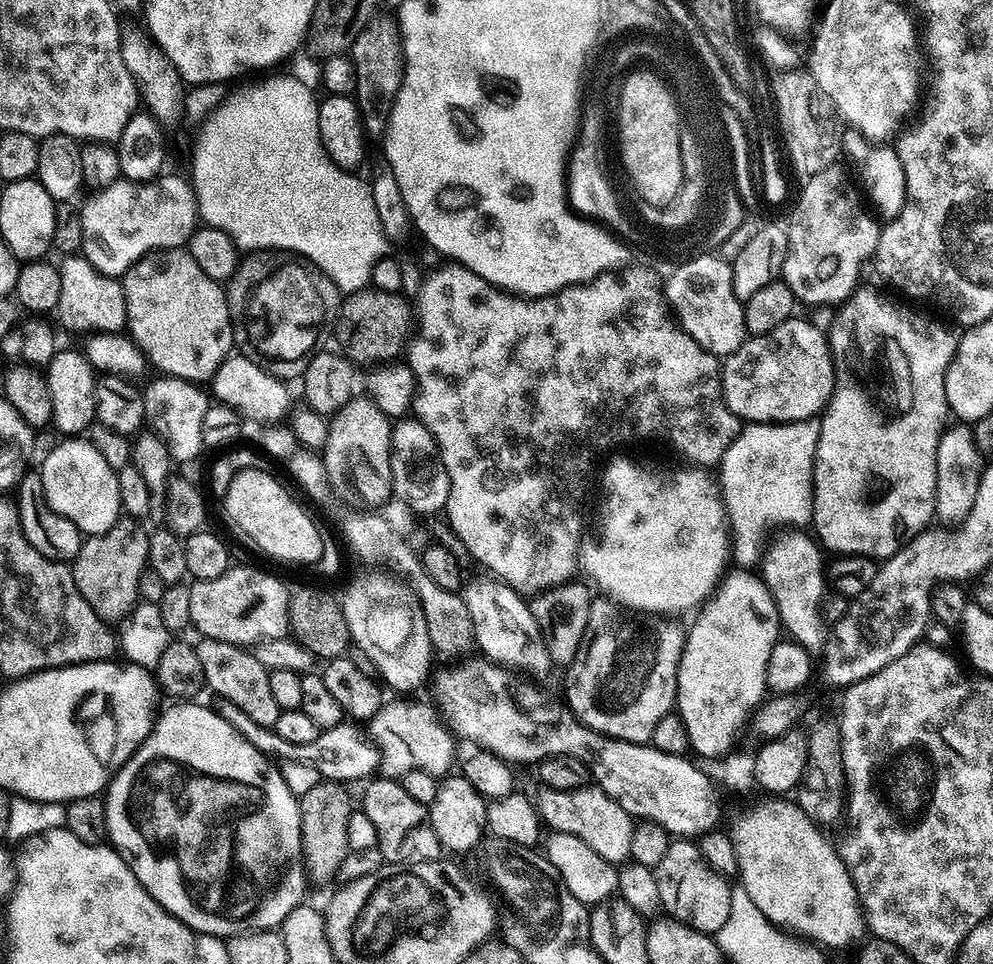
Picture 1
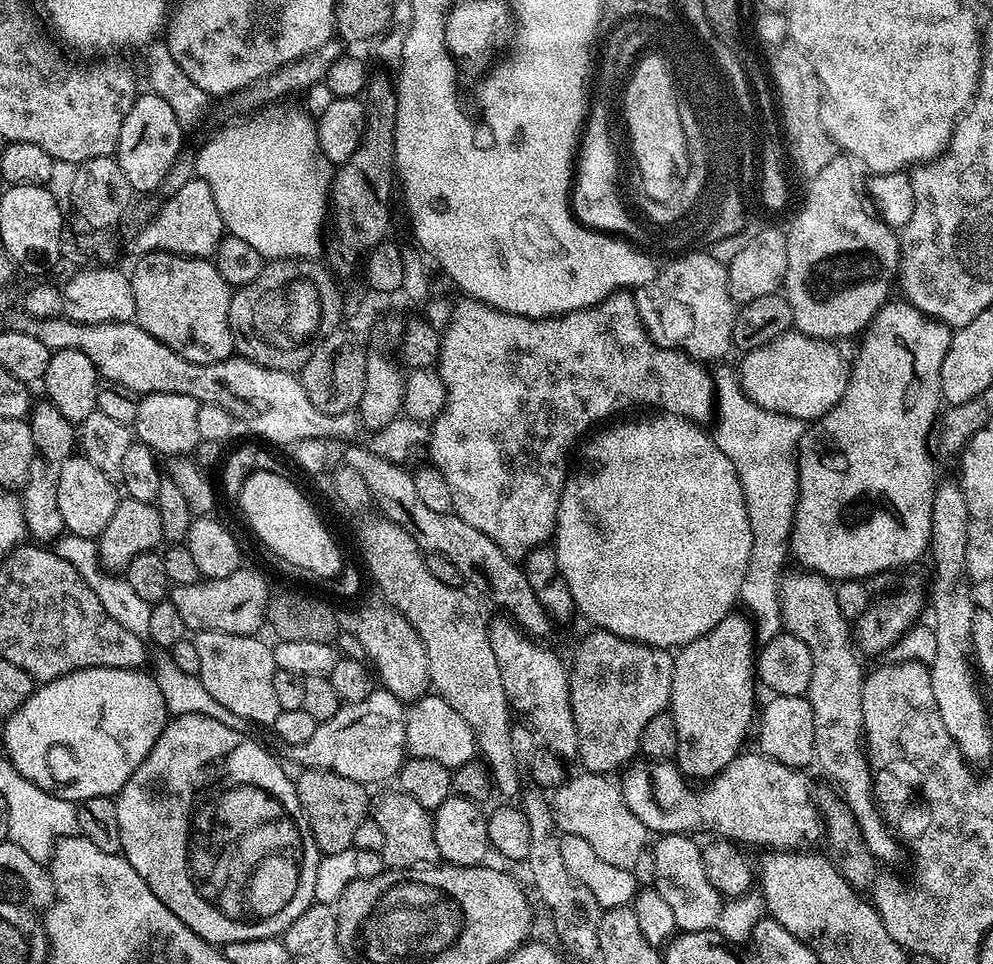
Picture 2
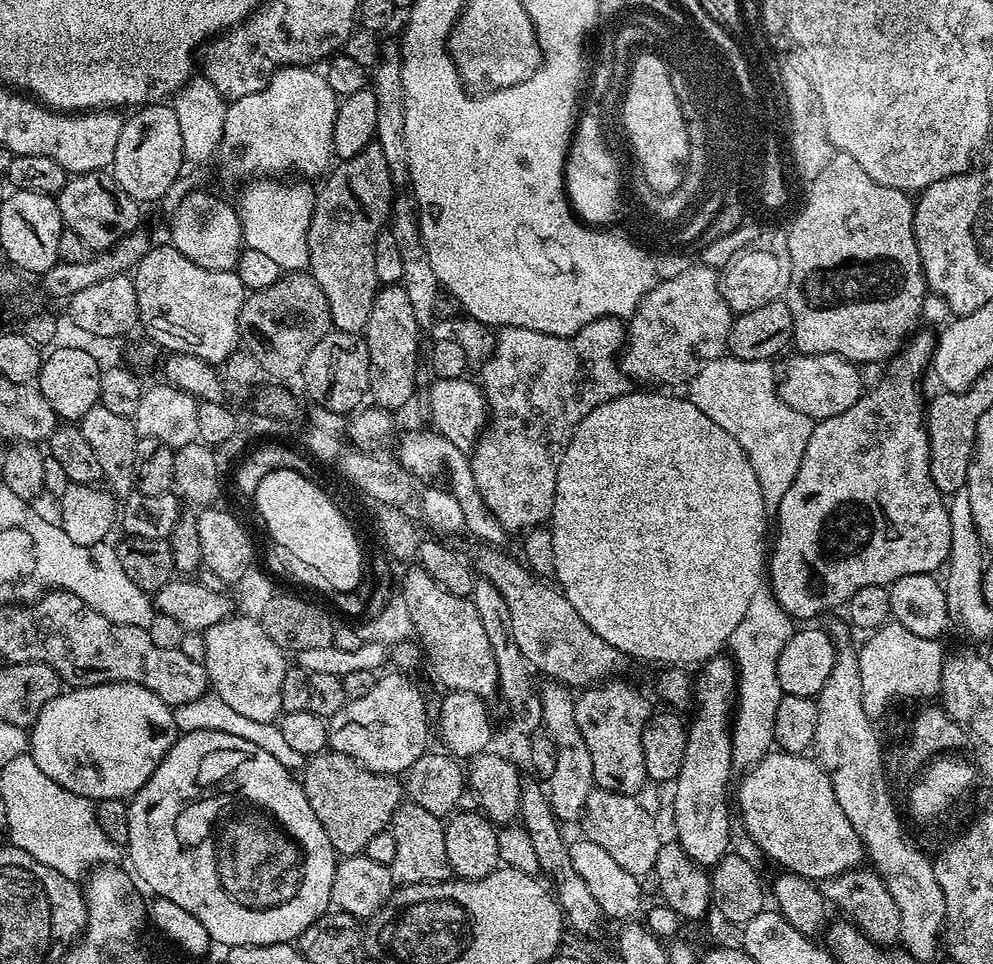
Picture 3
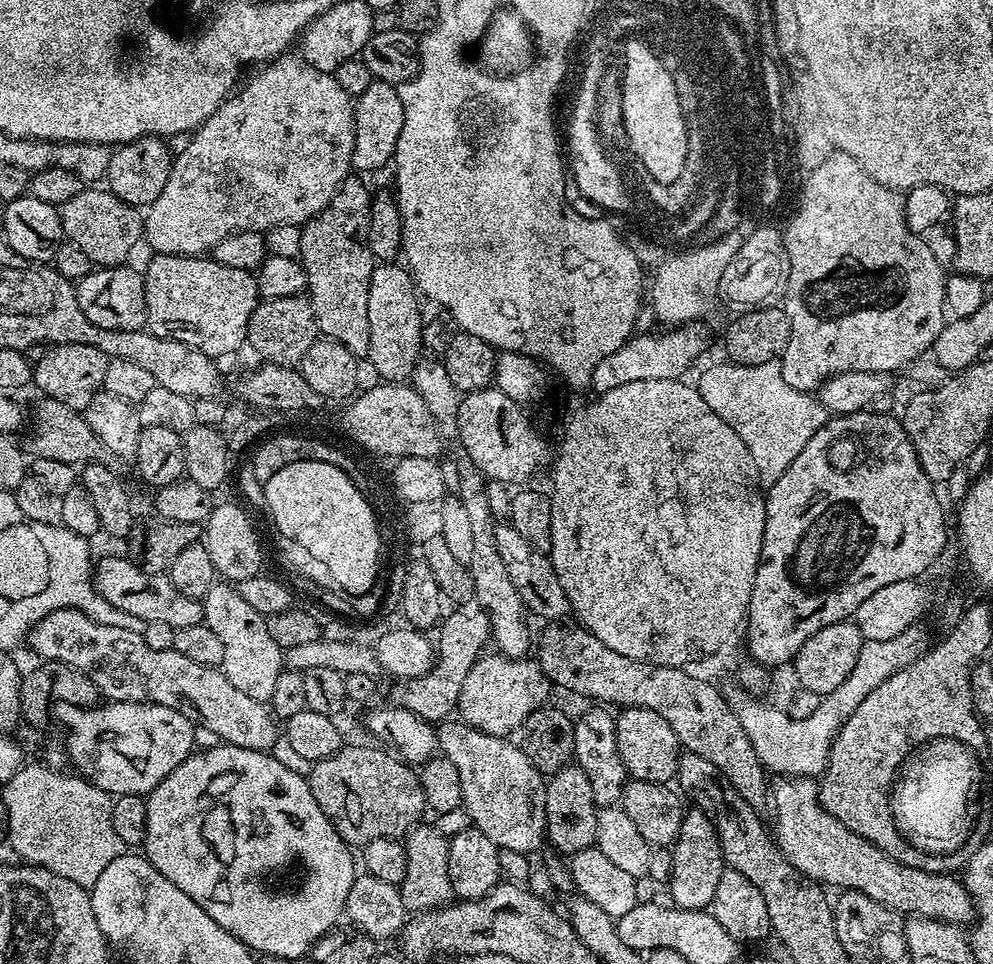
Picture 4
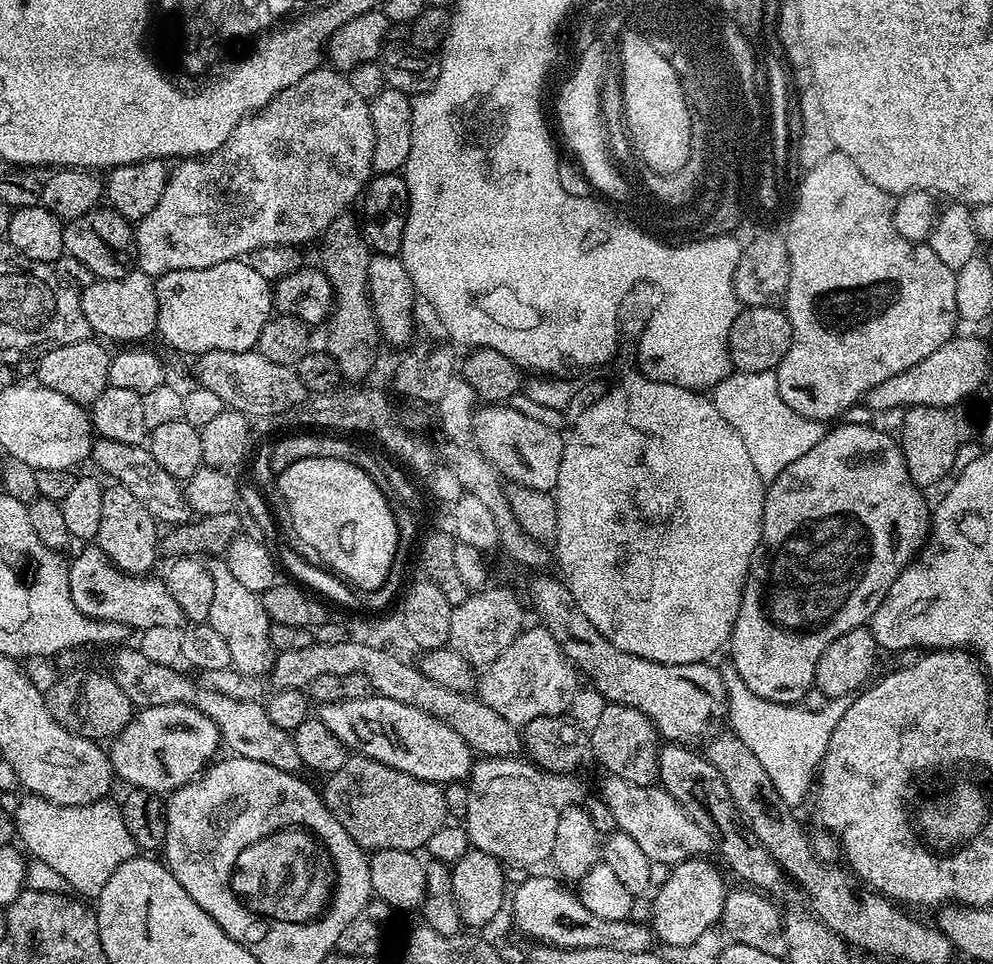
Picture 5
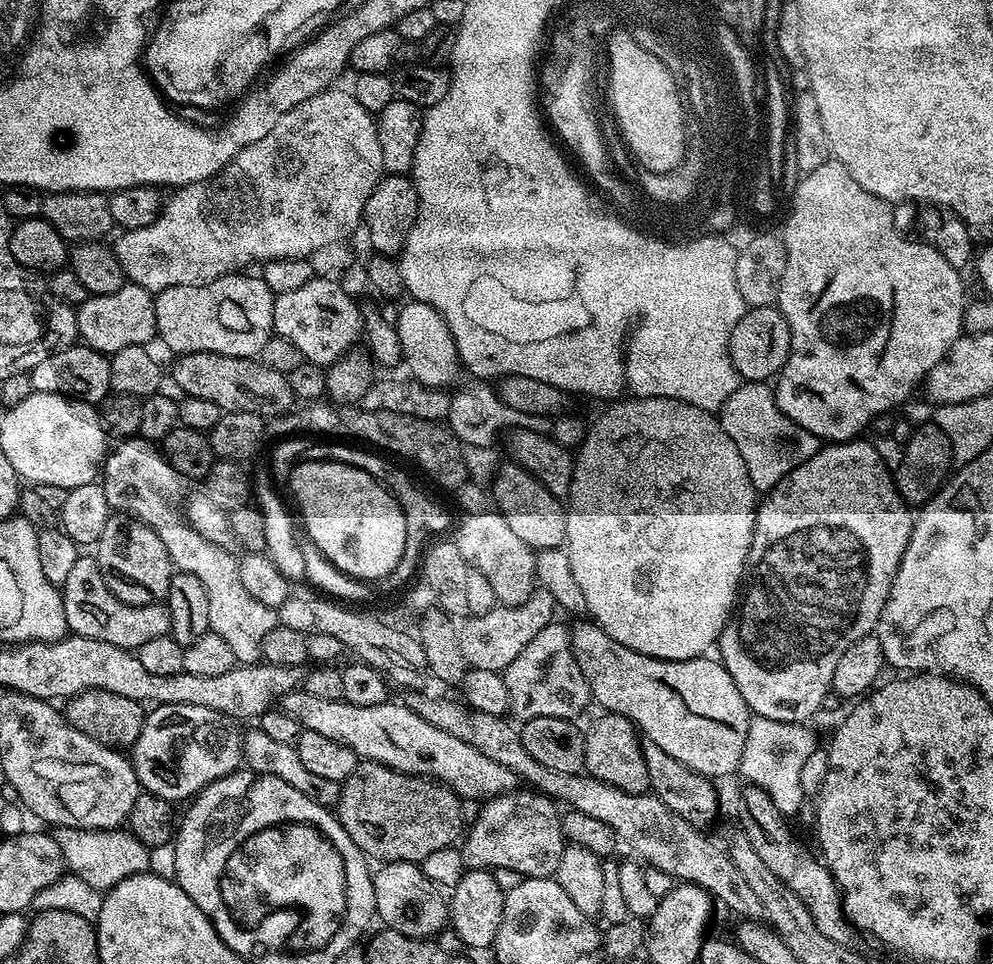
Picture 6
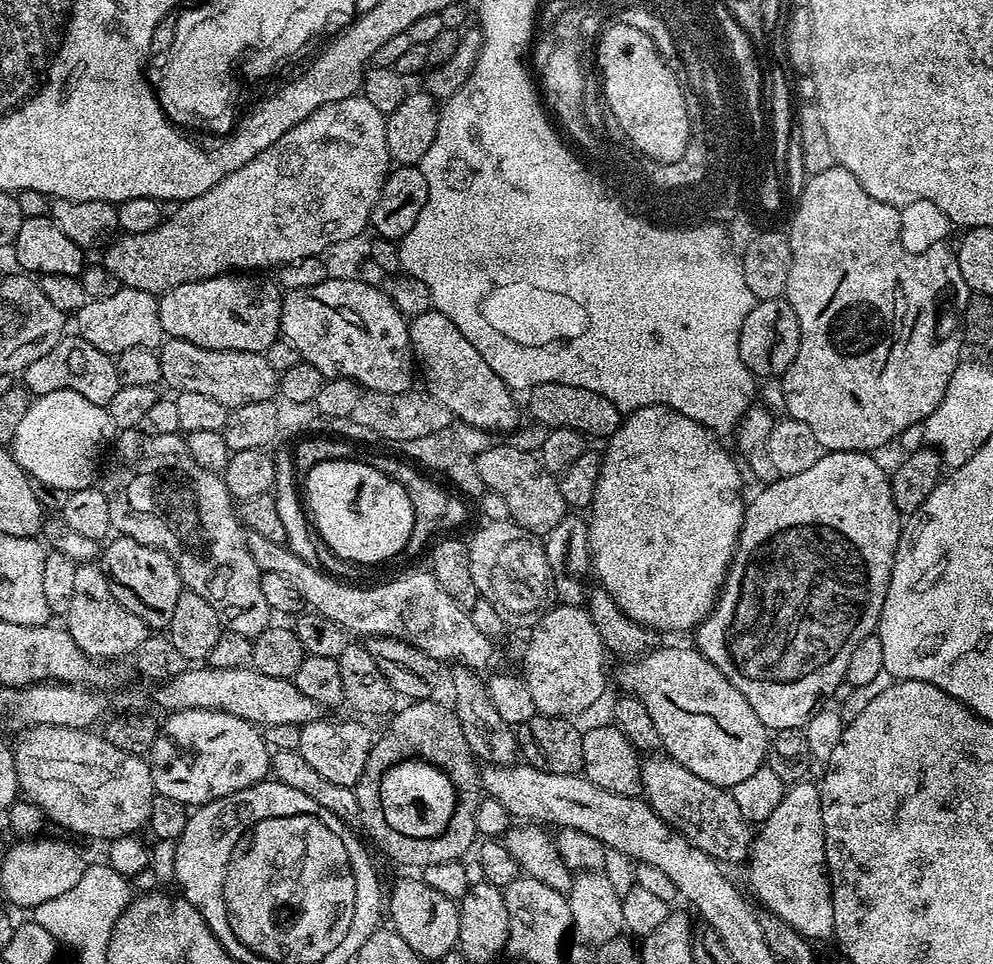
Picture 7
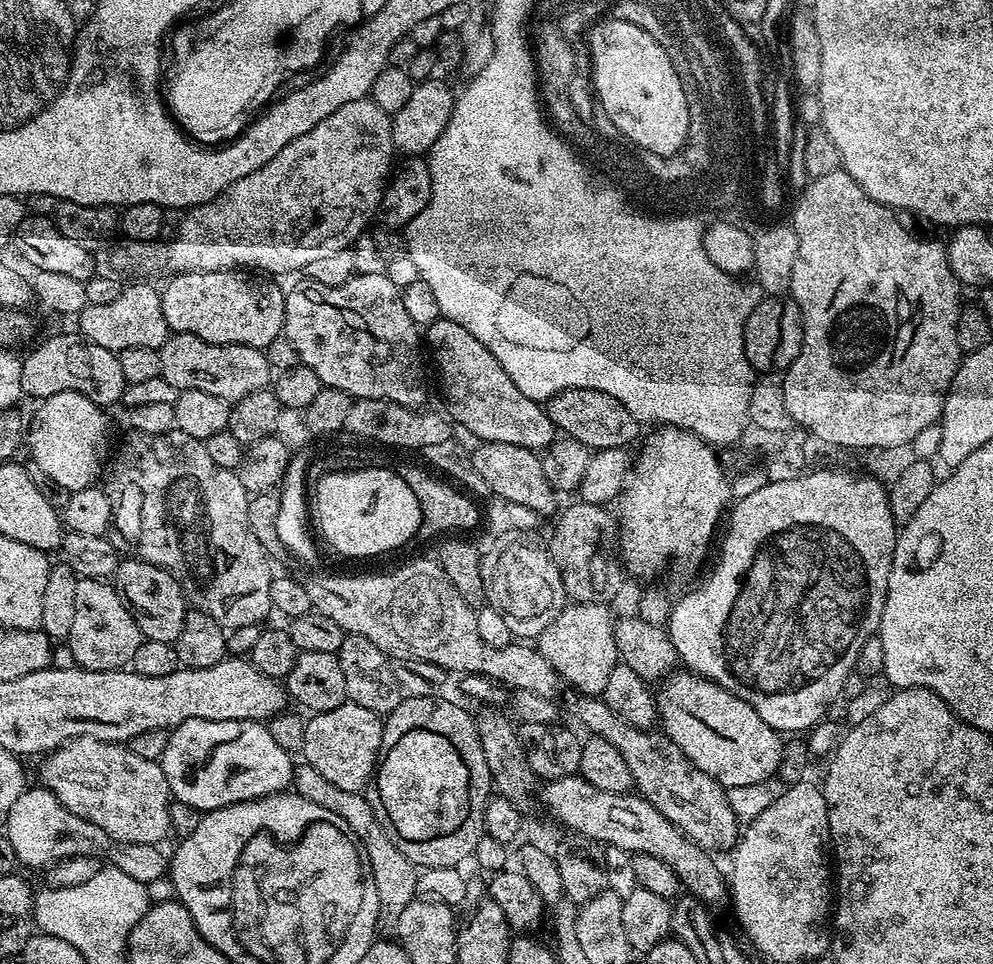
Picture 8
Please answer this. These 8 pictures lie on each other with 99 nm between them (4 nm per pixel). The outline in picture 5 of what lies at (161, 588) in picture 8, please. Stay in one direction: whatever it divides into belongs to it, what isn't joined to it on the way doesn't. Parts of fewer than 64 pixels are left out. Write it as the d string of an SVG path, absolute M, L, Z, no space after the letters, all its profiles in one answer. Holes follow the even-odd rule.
M115 482L109 483L102 494L102 523L98 526L98 534L96 535L94 544L106 554L106 558L117 568L123 572L127 572L129 576L142 576L153 571L152 567L156 564L156 556L158 557L158 523L150 512L142 506L125 486Z

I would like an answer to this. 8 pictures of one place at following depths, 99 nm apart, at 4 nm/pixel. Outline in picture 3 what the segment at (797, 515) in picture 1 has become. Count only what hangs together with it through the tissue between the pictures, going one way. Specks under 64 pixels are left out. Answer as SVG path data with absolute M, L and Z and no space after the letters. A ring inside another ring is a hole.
M725 354L714 362L706 362L706 366L702 366L696 377L686 384L688 401L698 406L706 418L718 422L718 426L738 442L754 468L754 478L758 478L762 498L768 506L780 504L786 490L790 490L814 427L810 417L786 406L777 385L764 377L771 374L772 366L766 360L740 360ZM766 586L755 590L742 621L734 628L728 650L737 670L731 748L735 771L745 772L753 768L768 755L775 743L776 712L783 696L778 684L777 658L797 630L795 619L782 610Z

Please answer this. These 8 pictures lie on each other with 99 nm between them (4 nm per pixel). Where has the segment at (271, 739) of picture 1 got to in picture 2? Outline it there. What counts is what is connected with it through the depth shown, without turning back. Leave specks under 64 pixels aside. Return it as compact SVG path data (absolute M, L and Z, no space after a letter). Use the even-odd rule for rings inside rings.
M378 690L353 704L341 703L334 718L317 723L314 735L302 746L287 746L286 754L301 769L321 768L365 786L380 784L399 773L406 759L406 704L390 691Z

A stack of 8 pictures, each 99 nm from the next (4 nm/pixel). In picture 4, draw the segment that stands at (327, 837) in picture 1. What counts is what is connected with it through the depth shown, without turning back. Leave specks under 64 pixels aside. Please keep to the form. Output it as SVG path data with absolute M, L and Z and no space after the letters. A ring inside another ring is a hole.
M345 743L330 758L315 761L312 773L306 777L314 794L314 802L322 806L326 818L330 818L340 837L349 846L363 846L374 842L374 838L403 837L421 823L420 815L426 812L419 771L391 751L380 746L372 747L376 748Z

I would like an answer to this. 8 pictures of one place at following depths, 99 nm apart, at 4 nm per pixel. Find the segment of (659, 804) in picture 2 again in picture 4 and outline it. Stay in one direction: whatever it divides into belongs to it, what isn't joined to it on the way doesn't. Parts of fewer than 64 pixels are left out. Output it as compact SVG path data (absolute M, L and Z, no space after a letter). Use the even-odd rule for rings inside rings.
M784 778L779 782L781 784L777 788L775 785L770 792L771 807L776 807L774 839L799 872L829 889L866 894L874 898L874 902L882 902L882 906L912 918L940 920L955 926L973 923L976 905L955 875L927 872L922 866L914 868L854 834L854 830L826 811L815 779Z

